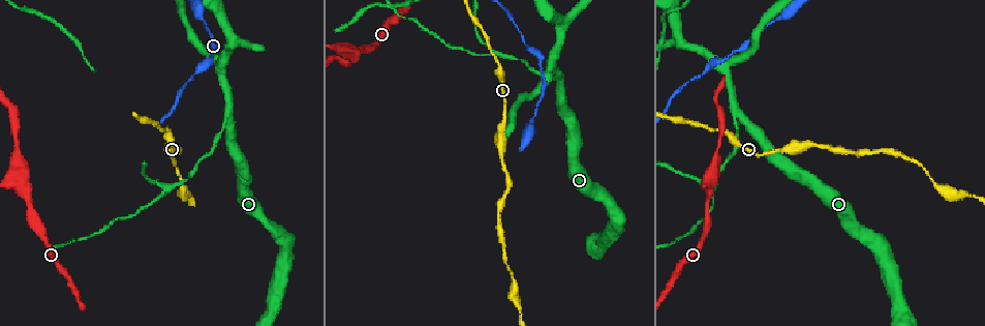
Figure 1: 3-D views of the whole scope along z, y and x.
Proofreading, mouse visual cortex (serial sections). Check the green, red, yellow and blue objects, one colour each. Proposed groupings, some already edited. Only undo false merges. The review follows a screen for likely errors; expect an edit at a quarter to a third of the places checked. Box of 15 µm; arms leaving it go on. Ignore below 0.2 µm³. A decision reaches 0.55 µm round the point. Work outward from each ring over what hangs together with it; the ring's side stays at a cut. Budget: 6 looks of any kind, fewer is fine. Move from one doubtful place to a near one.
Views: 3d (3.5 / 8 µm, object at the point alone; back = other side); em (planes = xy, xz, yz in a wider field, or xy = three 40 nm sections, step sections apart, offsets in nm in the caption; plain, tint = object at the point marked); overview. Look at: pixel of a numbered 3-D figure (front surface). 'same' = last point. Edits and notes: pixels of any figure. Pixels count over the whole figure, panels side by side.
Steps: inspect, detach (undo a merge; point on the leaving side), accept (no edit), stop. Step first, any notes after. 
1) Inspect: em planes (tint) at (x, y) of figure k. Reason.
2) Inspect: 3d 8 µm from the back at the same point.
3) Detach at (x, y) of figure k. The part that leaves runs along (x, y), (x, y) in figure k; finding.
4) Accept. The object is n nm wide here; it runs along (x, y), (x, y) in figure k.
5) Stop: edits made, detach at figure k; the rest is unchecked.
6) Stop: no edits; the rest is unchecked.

Inspect: em xy step 3 (tint) at (713, 187) of figure 1. Arms part here.

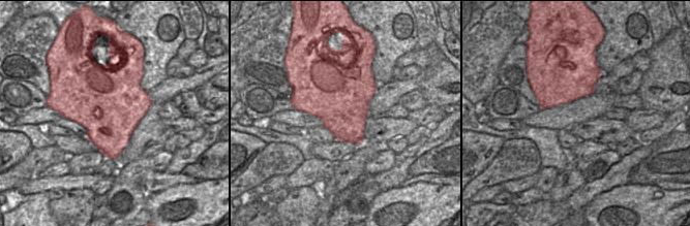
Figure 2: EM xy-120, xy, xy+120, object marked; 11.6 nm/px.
Inspect: 3d 3.5 µm from the back at the same point.

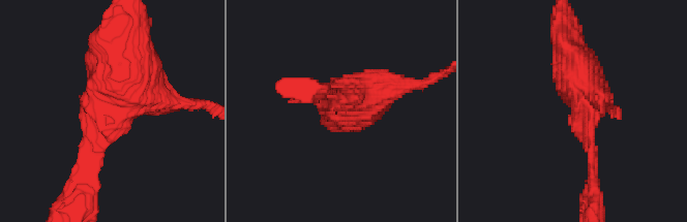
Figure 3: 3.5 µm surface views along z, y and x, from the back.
Accept. It runs along (90, 155), (139, 78), (128, 37) in figure 3; continuous, no second cell.

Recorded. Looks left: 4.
Inspect: 3d 8 µm from the back at (736, 114) of figure 1. Three arms meet.

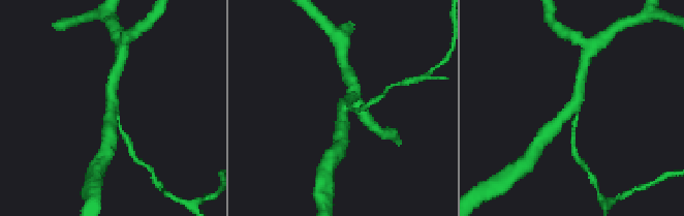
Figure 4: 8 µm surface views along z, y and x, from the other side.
Inspect: 3d 3.5 µm at (571, 109) of figure 4. Zoom in.

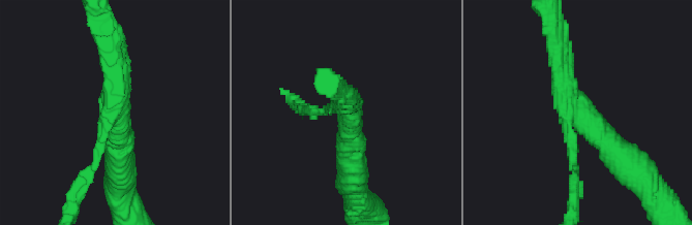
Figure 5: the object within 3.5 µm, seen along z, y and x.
Inspect: em xy step 3 (tint) at (114, 114) of figure 5. 3 arms meet here; the arms are 150, 350, 400 nm wide.

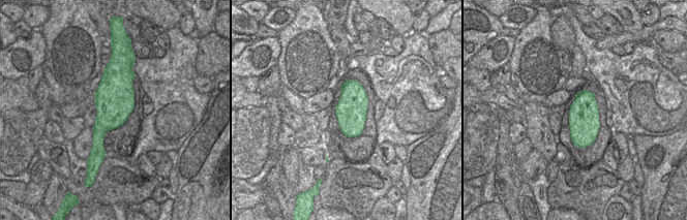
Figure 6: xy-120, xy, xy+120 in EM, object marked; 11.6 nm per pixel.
Accept. The object is 380 nm wide here; it runs along (629, 162), (576, 115), (558, 49) in figure 5; all the same cell.

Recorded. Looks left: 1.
Stop: no edits; the rest is unchecked.

